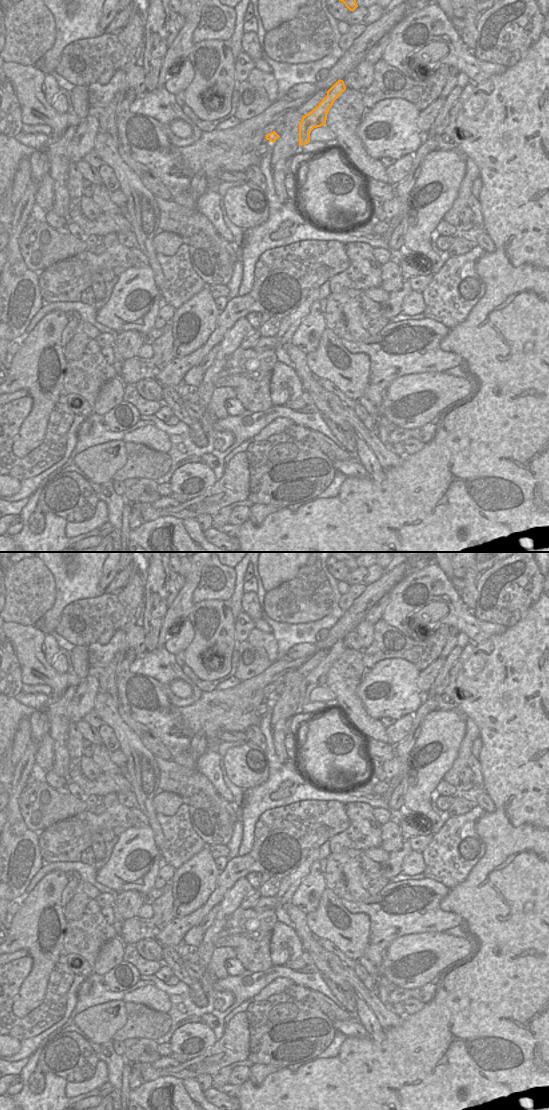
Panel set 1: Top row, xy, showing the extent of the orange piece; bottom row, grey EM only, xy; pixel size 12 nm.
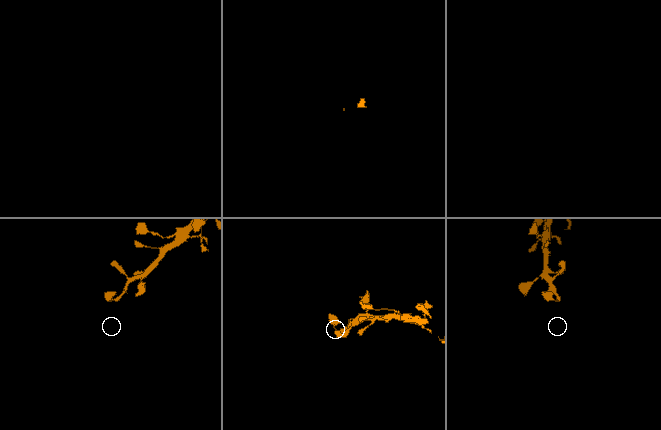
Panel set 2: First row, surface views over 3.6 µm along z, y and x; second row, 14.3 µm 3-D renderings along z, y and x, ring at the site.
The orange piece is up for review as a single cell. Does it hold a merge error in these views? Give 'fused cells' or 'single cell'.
fused cells

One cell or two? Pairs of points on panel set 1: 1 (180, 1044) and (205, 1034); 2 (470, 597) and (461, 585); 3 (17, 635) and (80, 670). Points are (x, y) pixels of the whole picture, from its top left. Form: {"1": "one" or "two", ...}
{"1": "one", "2": "one", "3": "two"}

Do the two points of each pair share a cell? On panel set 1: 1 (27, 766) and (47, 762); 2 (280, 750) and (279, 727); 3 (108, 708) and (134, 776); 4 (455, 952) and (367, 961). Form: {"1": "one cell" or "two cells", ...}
{"1": "two cells", "2": "one cell", "3": "one cell", "4": "two cells"}

